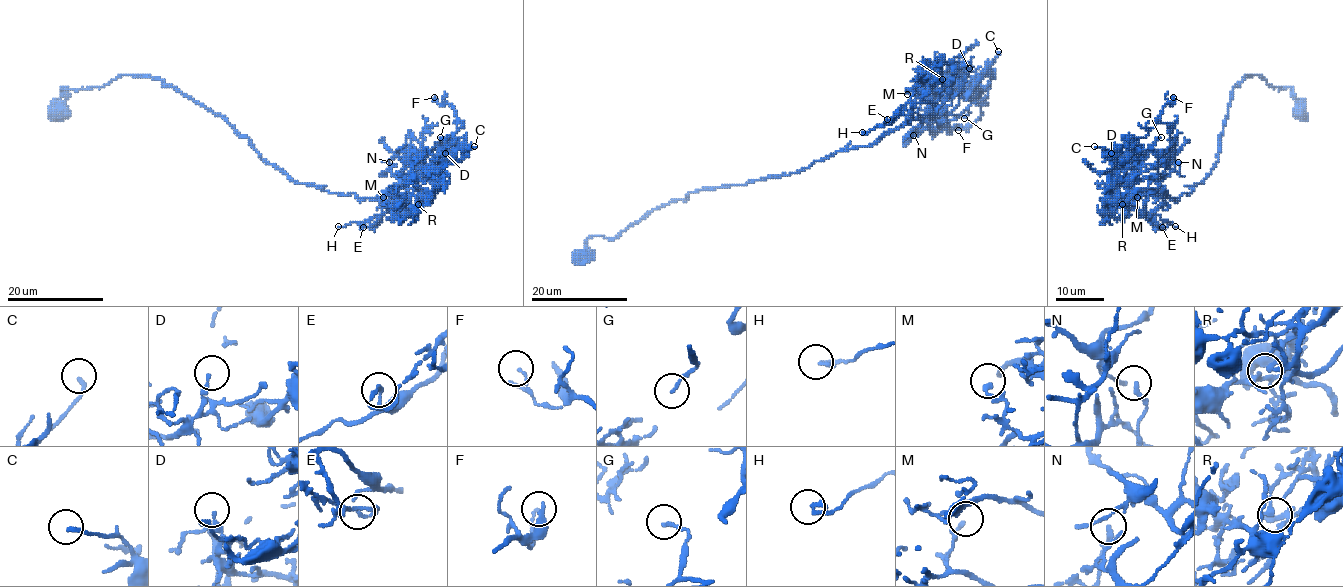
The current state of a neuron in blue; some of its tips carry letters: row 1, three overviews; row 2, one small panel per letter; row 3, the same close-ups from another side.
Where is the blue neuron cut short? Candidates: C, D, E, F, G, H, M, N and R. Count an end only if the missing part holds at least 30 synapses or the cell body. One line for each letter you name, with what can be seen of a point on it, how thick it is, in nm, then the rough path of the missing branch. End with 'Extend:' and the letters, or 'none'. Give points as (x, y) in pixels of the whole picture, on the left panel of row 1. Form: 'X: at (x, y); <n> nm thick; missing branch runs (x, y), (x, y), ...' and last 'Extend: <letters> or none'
Extend: none

